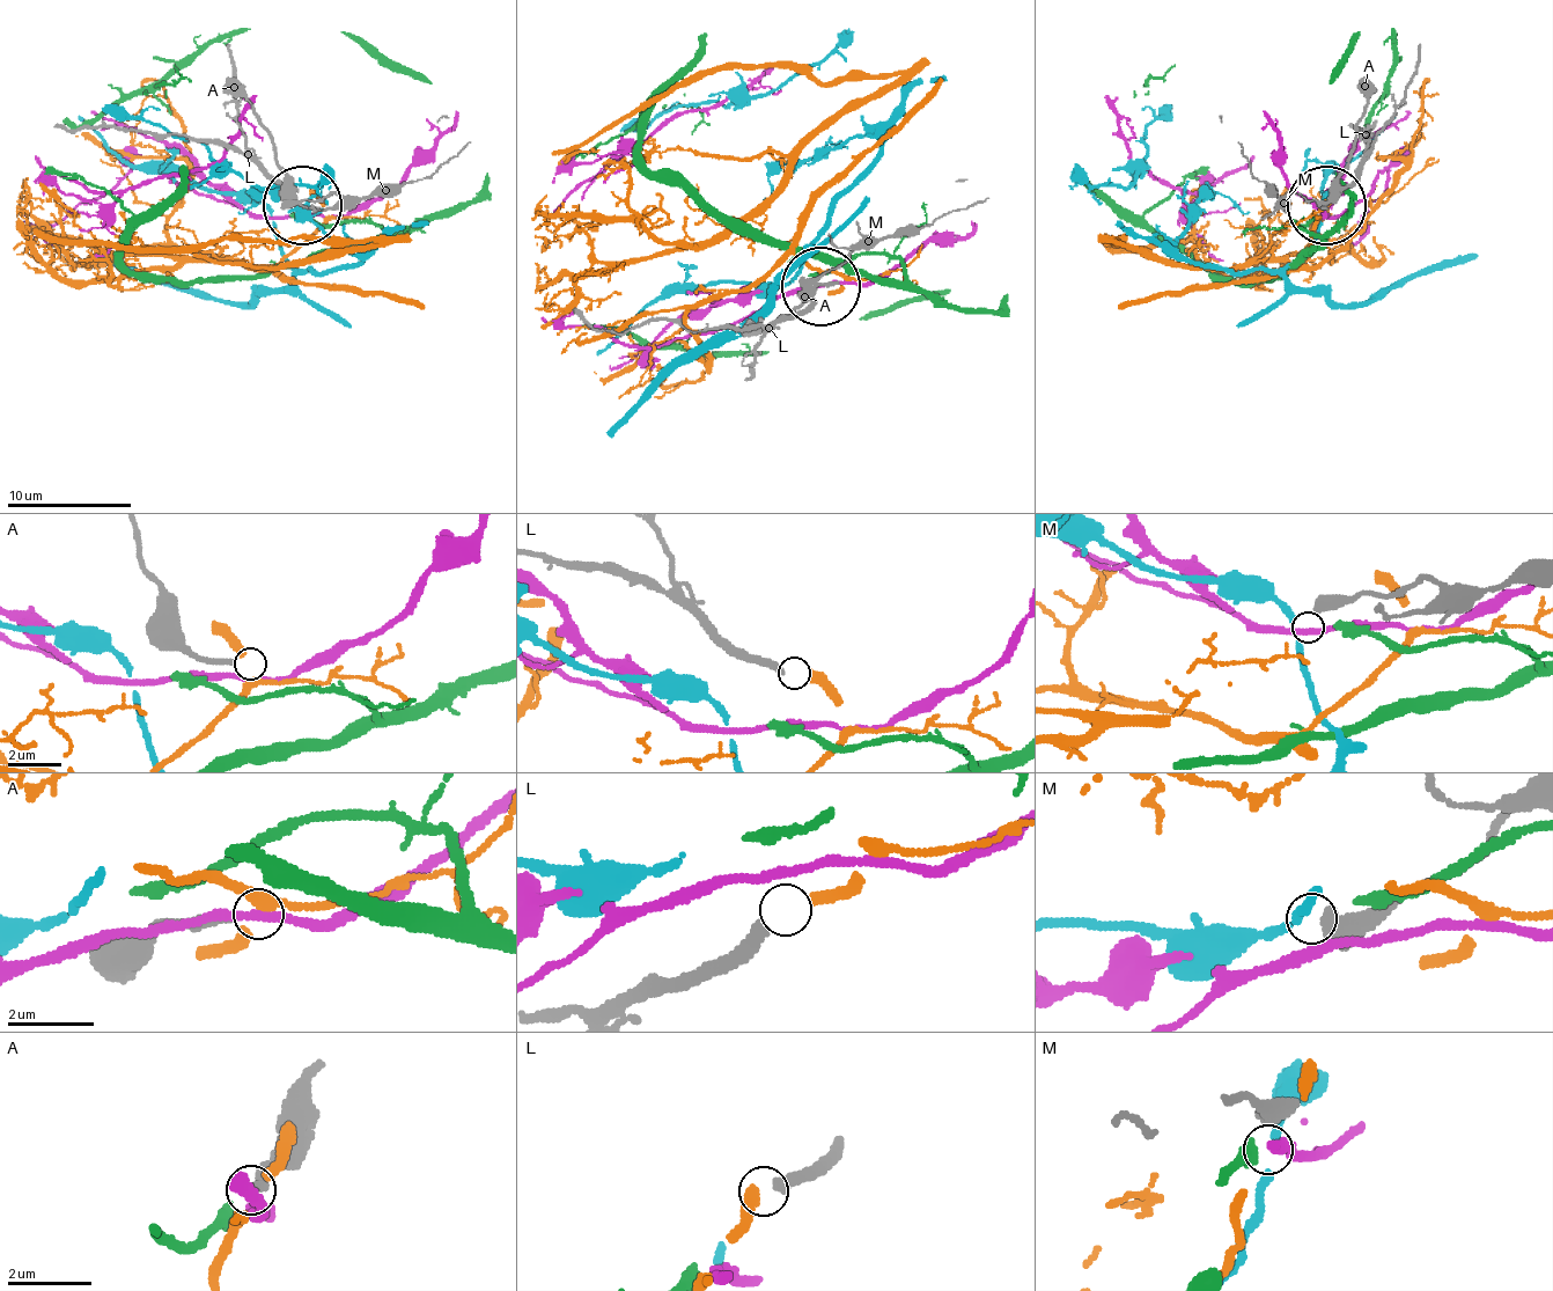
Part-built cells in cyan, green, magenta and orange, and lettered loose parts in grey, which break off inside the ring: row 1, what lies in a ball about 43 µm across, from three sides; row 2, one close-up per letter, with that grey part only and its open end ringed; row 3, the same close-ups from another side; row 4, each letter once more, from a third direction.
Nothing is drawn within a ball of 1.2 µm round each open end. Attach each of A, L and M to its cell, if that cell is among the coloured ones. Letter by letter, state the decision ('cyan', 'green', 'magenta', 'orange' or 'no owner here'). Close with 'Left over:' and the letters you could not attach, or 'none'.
A: no owner here
L: orange
M: cyan
Left over: A

